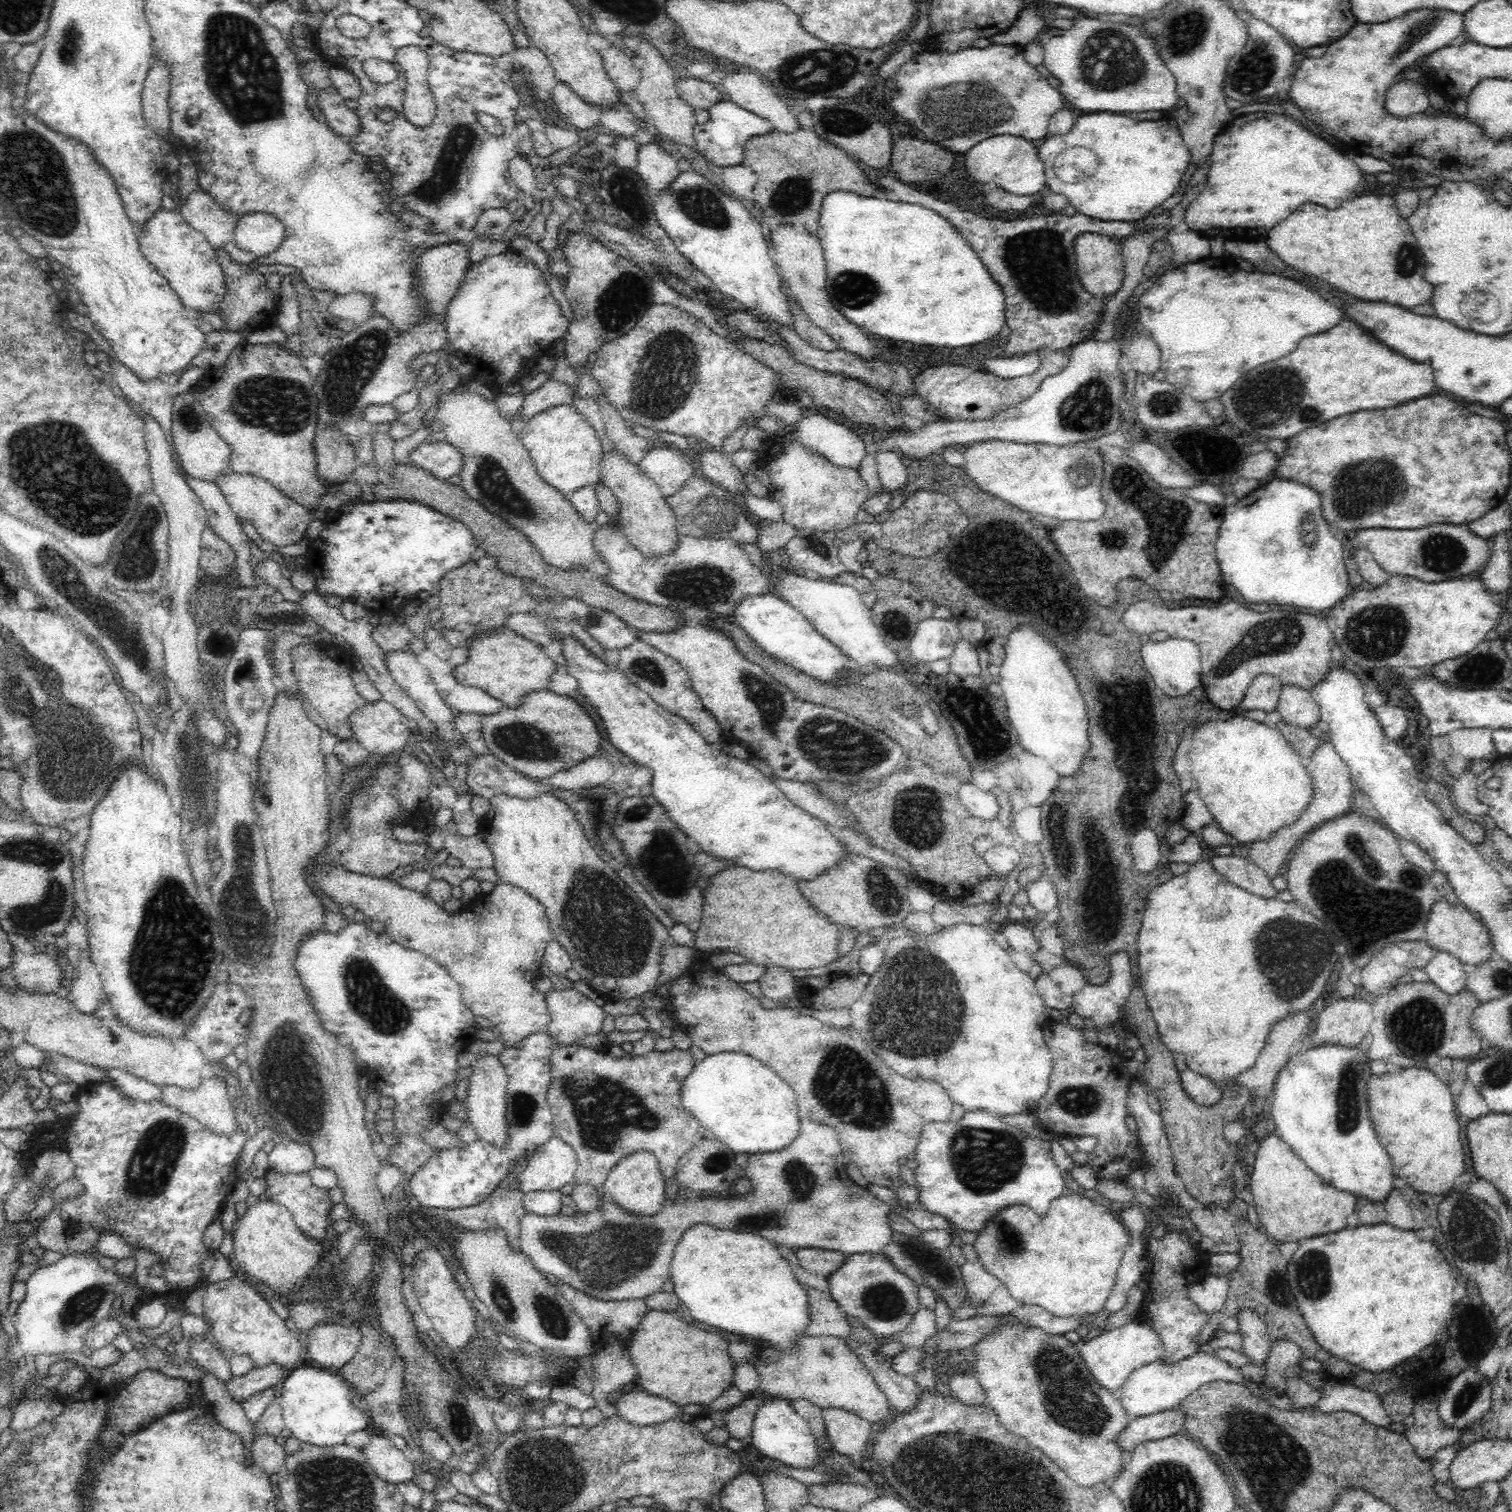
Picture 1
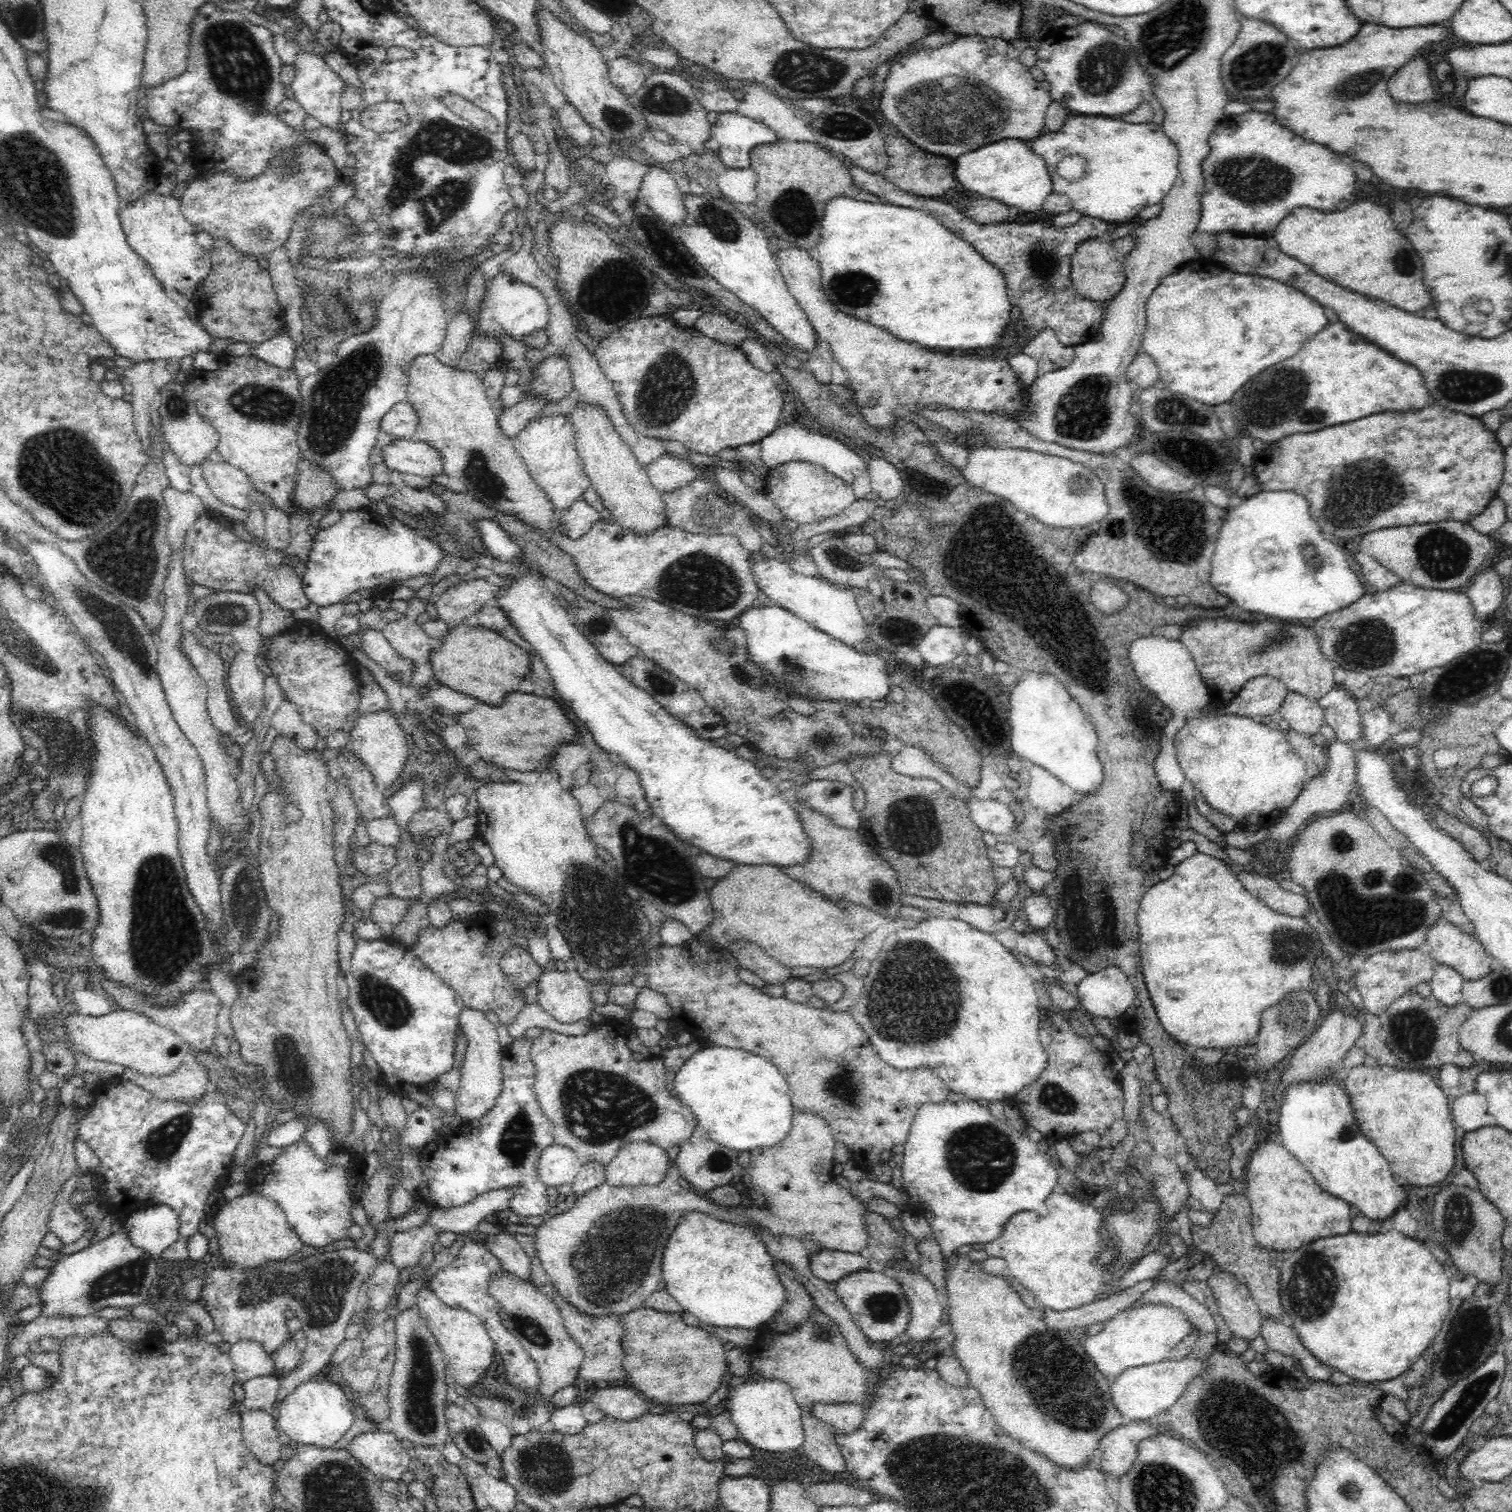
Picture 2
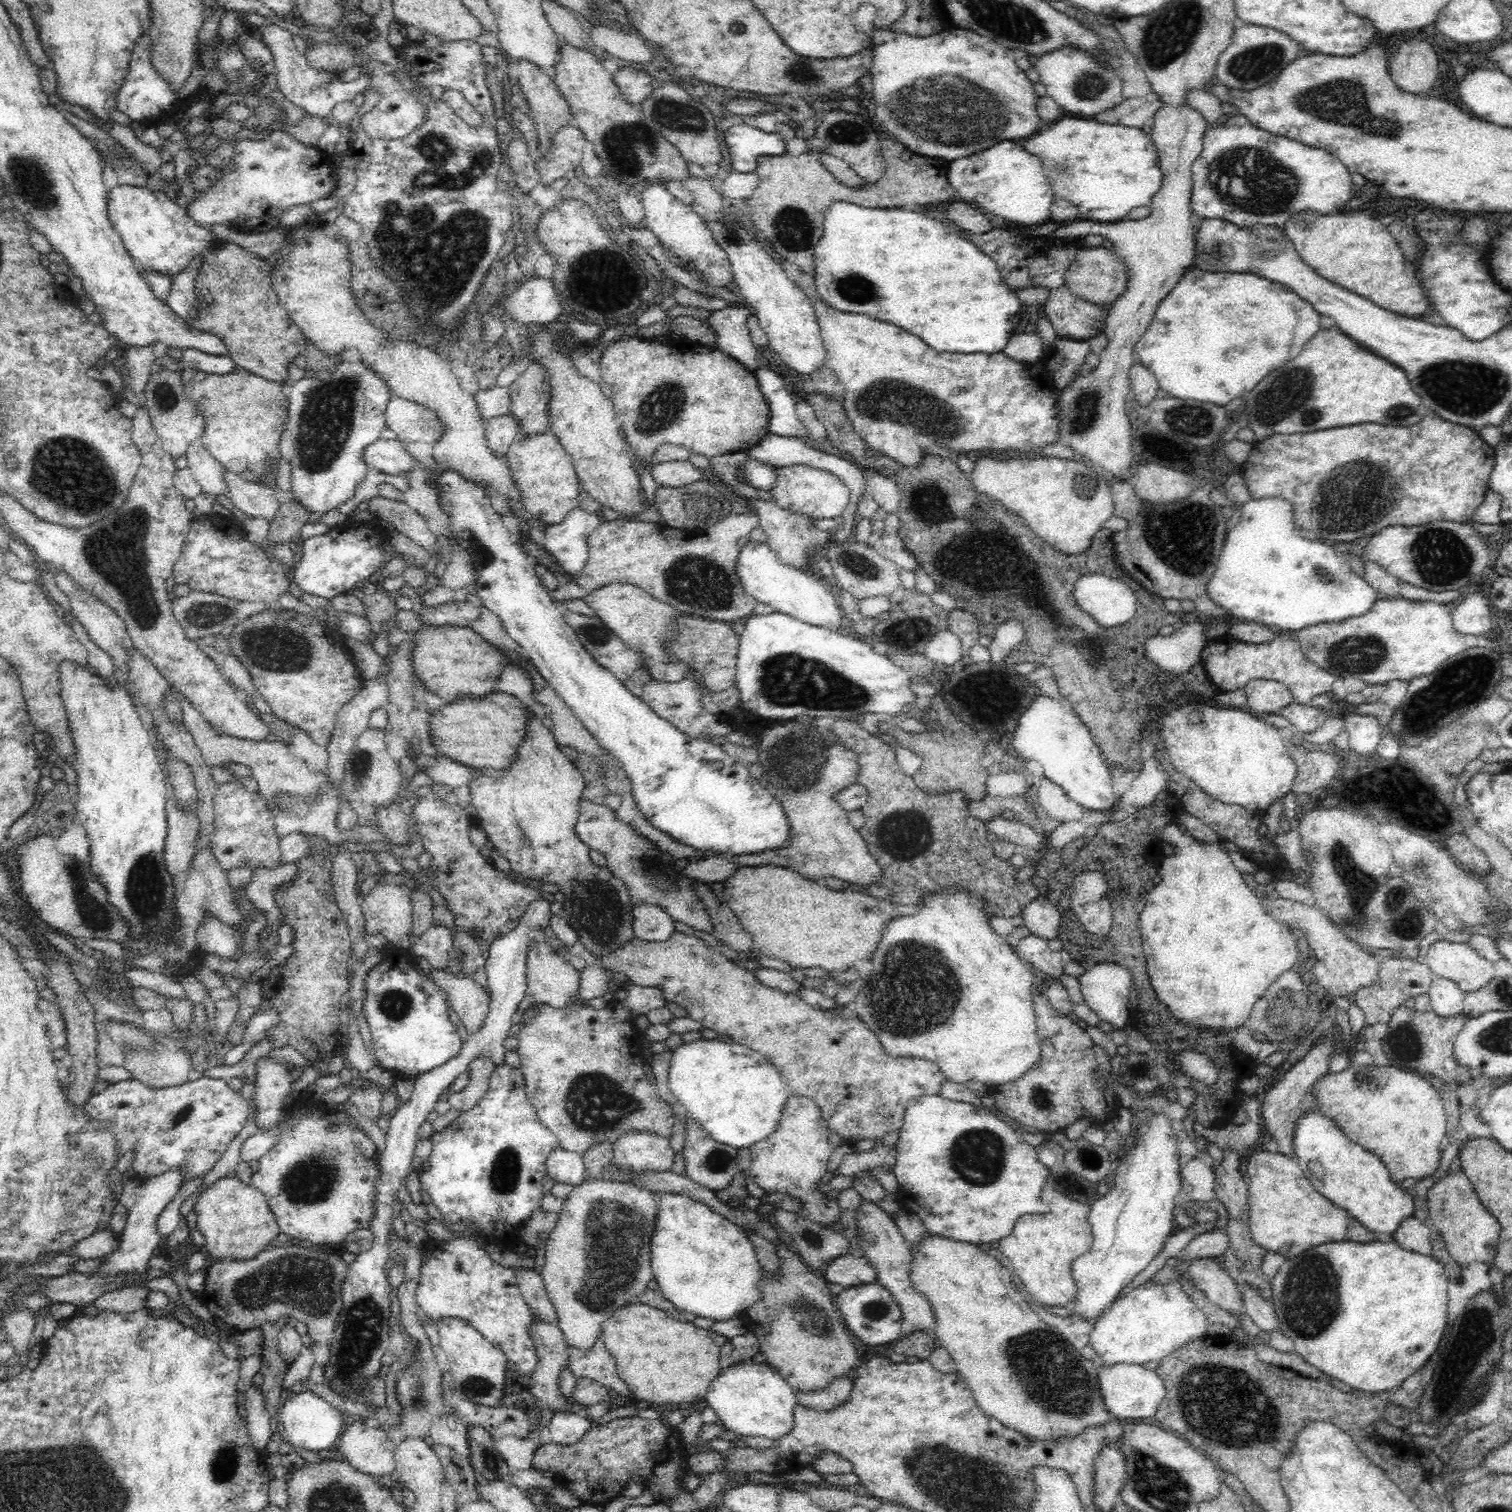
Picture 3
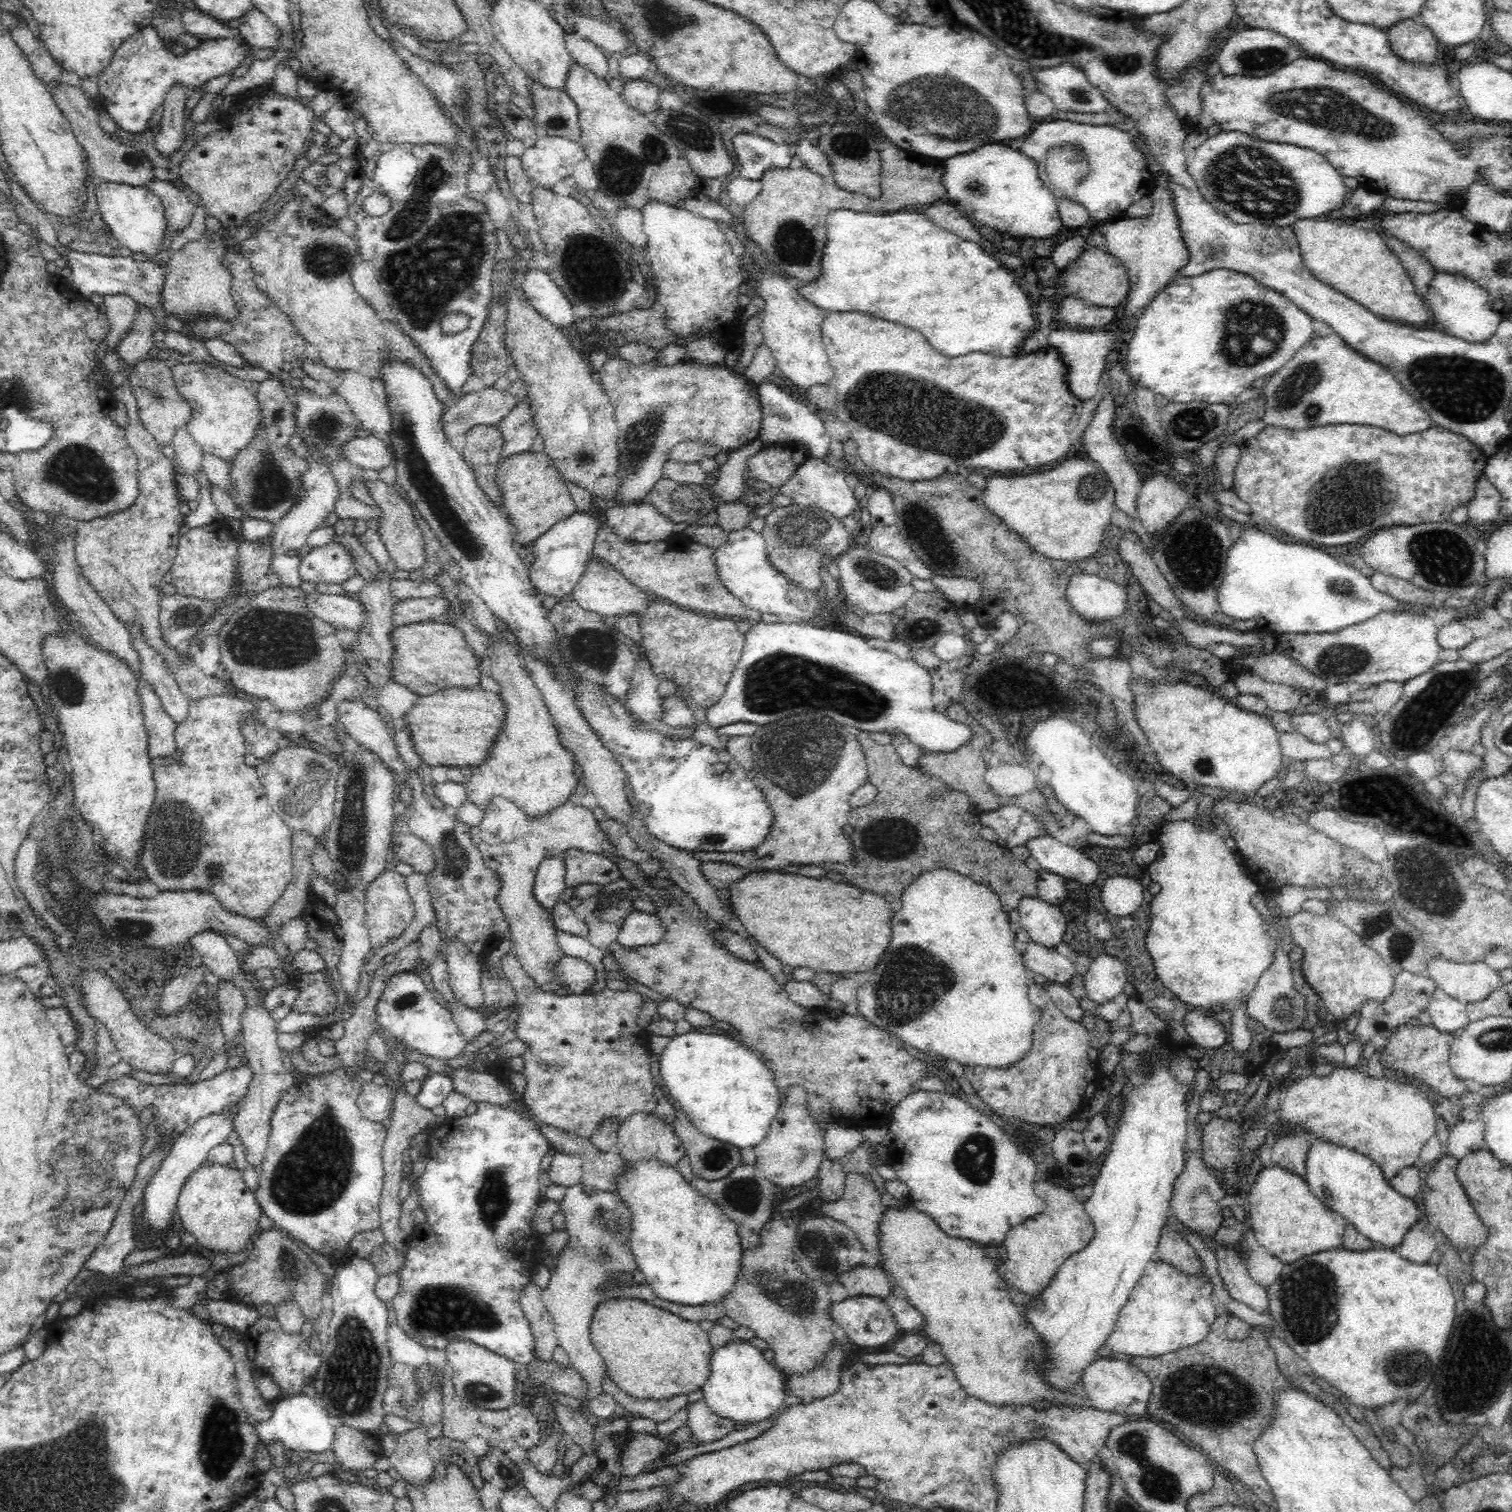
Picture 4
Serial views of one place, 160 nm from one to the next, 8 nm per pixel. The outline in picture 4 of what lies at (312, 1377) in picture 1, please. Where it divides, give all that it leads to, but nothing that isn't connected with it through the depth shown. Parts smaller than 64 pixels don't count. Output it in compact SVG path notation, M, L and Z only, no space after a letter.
M298 1394L279 1401L274 1414L266 1421L253 1422L261 1442L271 1443L280 1440L287 1449L298 1452L323 1453L332 1449L335 1440L336 1422L330 1417L324 1404L316 1404L314 1398Z

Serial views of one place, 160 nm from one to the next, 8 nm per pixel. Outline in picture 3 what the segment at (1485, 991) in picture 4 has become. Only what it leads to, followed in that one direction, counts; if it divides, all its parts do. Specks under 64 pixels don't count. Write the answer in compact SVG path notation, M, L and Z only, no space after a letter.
M1438 940L1424 956L1436 977L1456 982L1462 992L1474 992L1495 978L1494 966L1467 943Z

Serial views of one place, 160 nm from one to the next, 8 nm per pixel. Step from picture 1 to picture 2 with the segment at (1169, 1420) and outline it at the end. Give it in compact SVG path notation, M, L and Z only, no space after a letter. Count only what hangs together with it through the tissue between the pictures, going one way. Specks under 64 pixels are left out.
M1158 1420L1148 1421L1132 1421L1129 1424L1120 1425L1118 1428L1111 1430L1100 1441L1100 1469L1106 1474L1114 1474L1116 1478L1124 1476L1128 1470L1130 1470L1132 1464L1134 1464L1137 1458L1137 1450L1139 1443L1146 1438L1152 1438L1156 1434L1160 1433L1156 1428Z

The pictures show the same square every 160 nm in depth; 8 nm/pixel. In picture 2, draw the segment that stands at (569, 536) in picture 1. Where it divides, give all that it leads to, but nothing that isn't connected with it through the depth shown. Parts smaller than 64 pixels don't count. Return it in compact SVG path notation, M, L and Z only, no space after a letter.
M424 355L416 357L407 370L409 385L407 388L406 401L412 405L416 411L419 424L415 435L417 439L428 443L436 449L442 459L444 459L444 470L448 476L458 478L468 494L473 499L484 503L487 507L492 507L508 516L514 516L530 527L530 529L544 533L546 537L550 533L560 533L567 536L567 528L554 519L556 514L552 501L536 485L532 479L528 468L524 465L522 457L518 455L514 447L514 439L506 437L500 429L500 416L487 397L483 382L472 371L454 369L450 364L446 364L440 356Z

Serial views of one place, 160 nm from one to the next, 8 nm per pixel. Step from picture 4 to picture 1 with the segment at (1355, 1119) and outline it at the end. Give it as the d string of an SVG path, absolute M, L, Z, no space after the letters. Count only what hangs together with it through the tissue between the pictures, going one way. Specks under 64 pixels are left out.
M1419 1064L1417 1066L1401 1069L1399 1073L1389 1074L1386 1073L1382 1076L1374 1076L1368 1081L1368 1098L1369 1098L1369 1113L1371 1114L1371 1121L1378 1135L1379 1141L1382 1146L1387 1150L1391 1163L1393 1166L1393 1174L1401 1179L1406 1179L1406 1182L1418 1193L1430 1194L1439 1198L1445 1197L1448 1193L1455 1190L1454 1182L1461 1174L1464 1174L1466 1165L1464 1165L1464 1151L1462 1151L1462 1145L1460 1144L1460 1124L1458 1123L1459 1114L1454 1106L1454 1100L1452 1099L1452 1093L1450 1093L1450 1087L1444 1084L1436 1075L1430 1071L1425 1064Z

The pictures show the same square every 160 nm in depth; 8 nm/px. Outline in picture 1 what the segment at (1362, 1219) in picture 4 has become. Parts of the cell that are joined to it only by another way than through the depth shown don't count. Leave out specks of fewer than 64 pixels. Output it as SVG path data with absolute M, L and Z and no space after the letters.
M1338 1043L1316 1047L1304 1045L1296 1050L1276 1074L1270 1118L1275 1132L1318 1177L1338 1190L1345 1190L1356 1197L1363 1196L1371 1202L1382 1202L1392 1190L1395 1175L1391 1158L1379 1141L1369 1113L1367 1084L1375 1075L1370 1069L1371 1058L1367 1052L1362 1044L1344 1047Z

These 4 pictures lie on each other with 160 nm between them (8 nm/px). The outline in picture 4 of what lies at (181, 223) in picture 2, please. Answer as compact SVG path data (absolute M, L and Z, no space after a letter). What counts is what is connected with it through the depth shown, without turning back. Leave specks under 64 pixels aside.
M113 182L100 184L95 192L102 219L117 242L128 248L131 253L146 255L152 261L158 261L157 255L162 251L164 237L169 231L164 205L160 198L148 187Z

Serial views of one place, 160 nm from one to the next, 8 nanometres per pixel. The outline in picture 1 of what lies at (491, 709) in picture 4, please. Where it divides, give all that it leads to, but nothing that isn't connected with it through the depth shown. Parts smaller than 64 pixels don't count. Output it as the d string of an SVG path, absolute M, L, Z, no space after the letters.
M549 689L531 693L524 698L522 706L502 707L496 714L481 718L479 735L498 760L539 781L599 755L602 737L598 726L578 701Z

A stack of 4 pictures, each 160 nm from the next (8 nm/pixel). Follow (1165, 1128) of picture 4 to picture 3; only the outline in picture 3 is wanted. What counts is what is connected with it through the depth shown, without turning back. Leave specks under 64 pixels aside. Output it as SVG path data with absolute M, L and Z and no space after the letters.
M1150 1114L1144 1119L1149 1133L1134 1135L1135 1149L1122 1151L1119 1155L1114 1186L1091 1204L1088 1217L1093 1245L1086 1254L1072 1262L1077 1293L1066 1307L1074 1310L1074 1316L1094 1320L1118 1292L1154 1260L1165 1241L1177 1230L1172 1210L1176 1206L1174 1197L1180 1192L1181 1185L1176 1148L1178 1140L1165 1115Z

